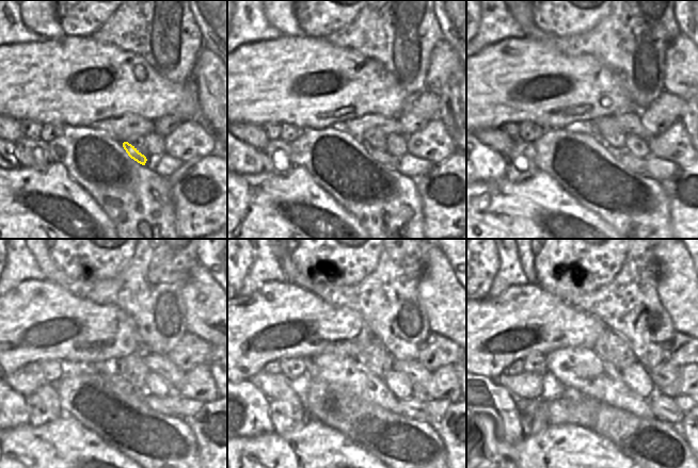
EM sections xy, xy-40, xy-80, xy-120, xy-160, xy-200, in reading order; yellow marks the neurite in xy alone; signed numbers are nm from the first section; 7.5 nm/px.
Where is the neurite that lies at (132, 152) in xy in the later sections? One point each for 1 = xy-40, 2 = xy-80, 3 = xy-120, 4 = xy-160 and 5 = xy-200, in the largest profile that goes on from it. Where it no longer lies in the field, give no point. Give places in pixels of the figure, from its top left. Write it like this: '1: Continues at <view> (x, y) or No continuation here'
1: Continues at xy-40 (383, 157)
2: Continues at xy-80 (638, 165)
3: Continues at xy-120 (170, 405)
4: Continues at xy-160 (414, 407)
5: Continues at xy-200 (664, 408).

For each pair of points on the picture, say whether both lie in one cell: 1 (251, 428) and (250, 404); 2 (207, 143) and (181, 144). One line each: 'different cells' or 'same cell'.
1: same cell
2: same cell

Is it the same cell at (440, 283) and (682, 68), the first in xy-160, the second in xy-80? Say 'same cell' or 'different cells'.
same cell

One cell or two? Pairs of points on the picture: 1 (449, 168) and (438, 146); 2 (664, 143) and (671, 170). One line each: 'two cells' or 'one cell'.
1: two cells
2: two cells

